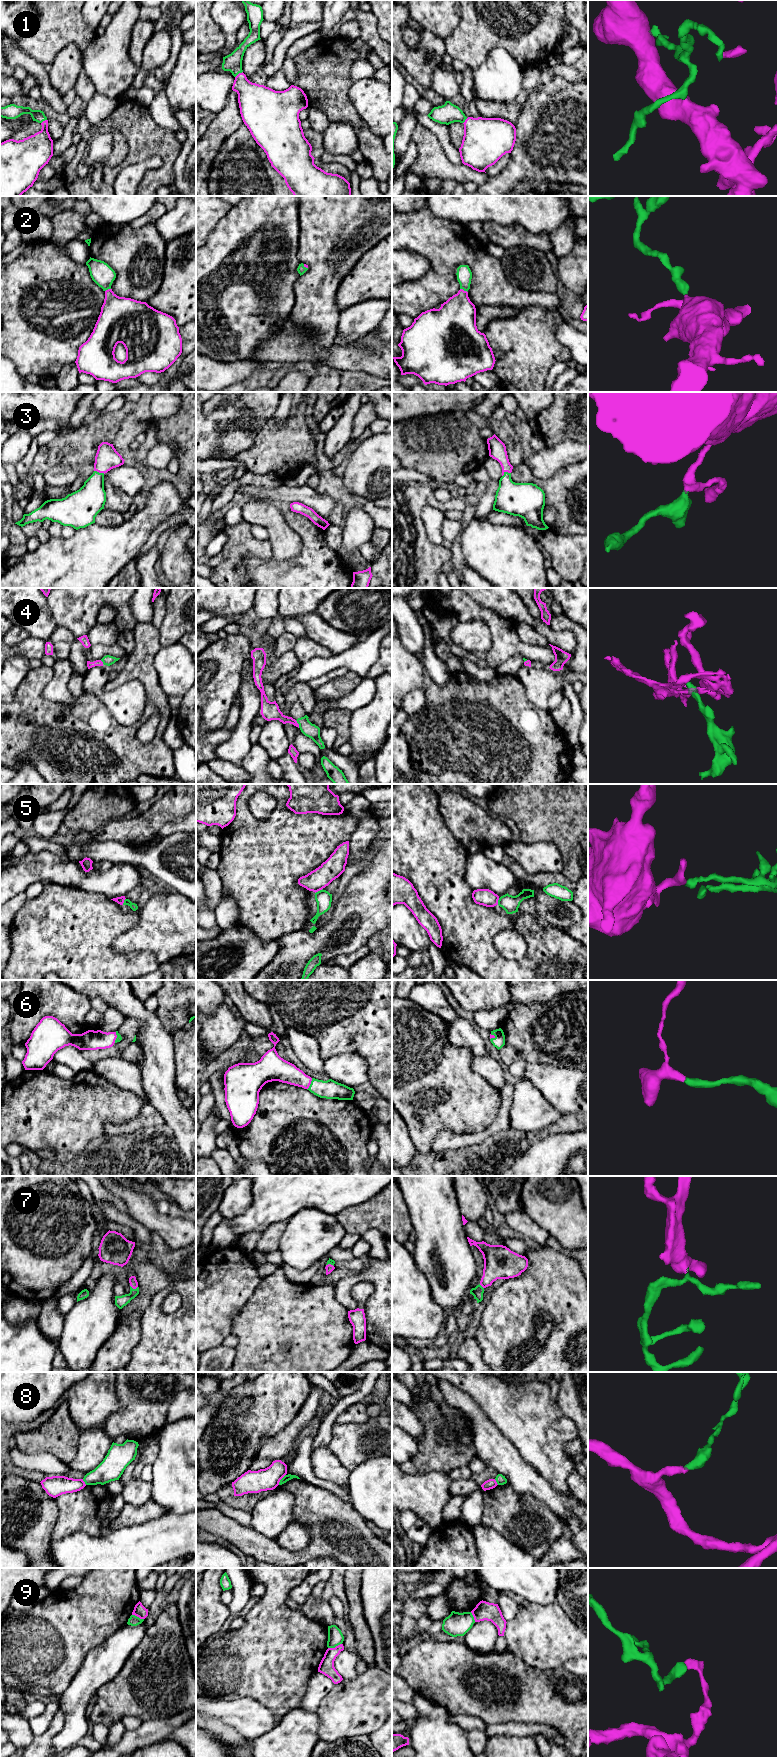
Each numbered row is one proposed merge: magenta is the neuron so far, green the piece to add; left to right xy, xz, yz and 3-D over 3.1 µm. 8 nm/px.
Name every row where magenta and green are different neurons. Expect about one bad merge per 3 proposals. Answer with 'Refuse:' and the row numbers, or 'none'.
Refuse: 4, 5, 8, 9

